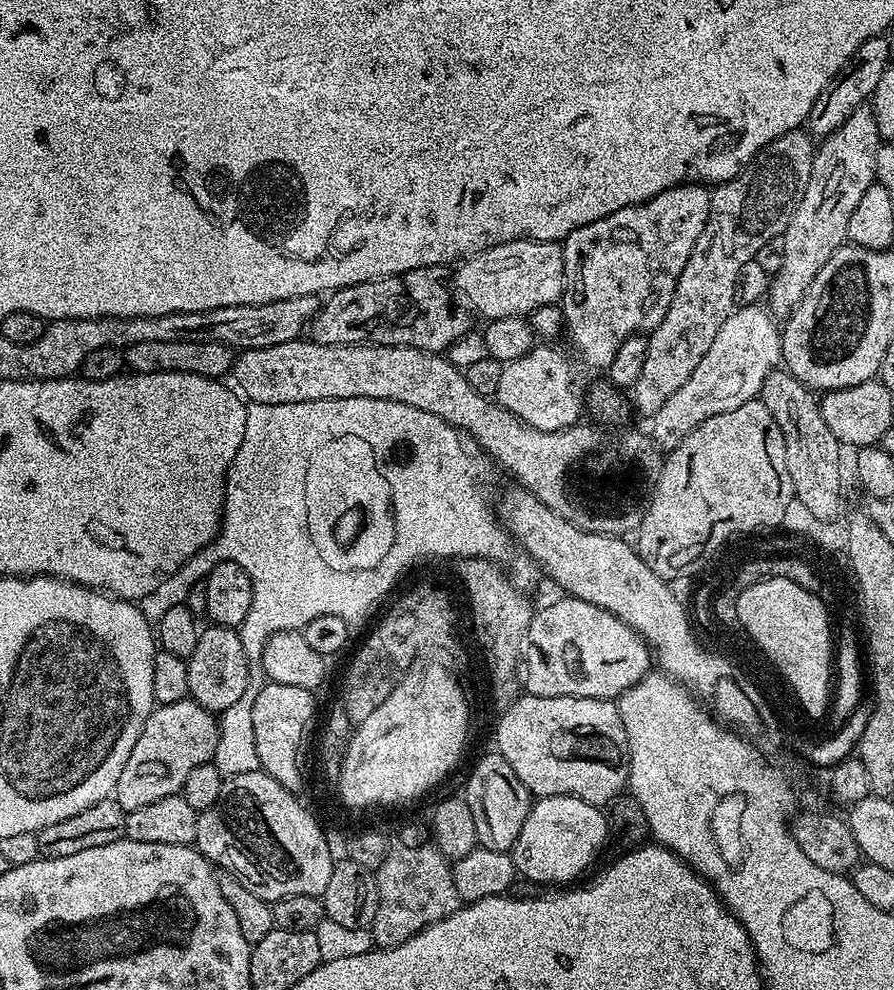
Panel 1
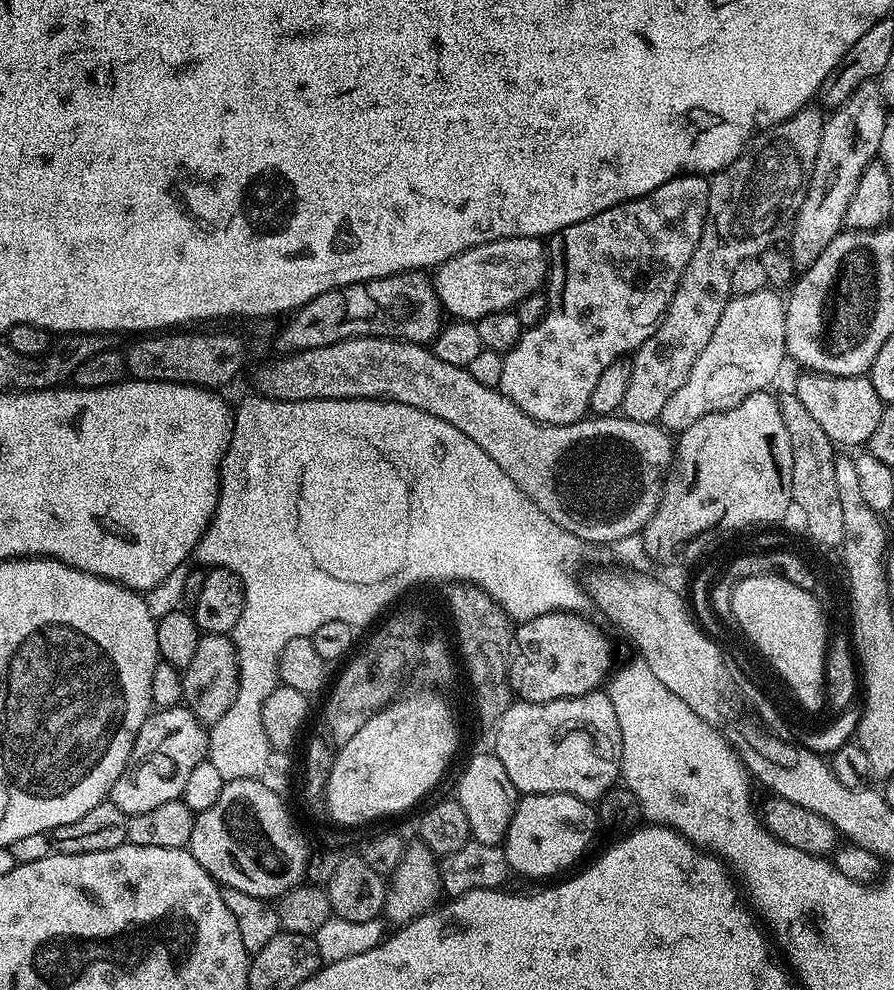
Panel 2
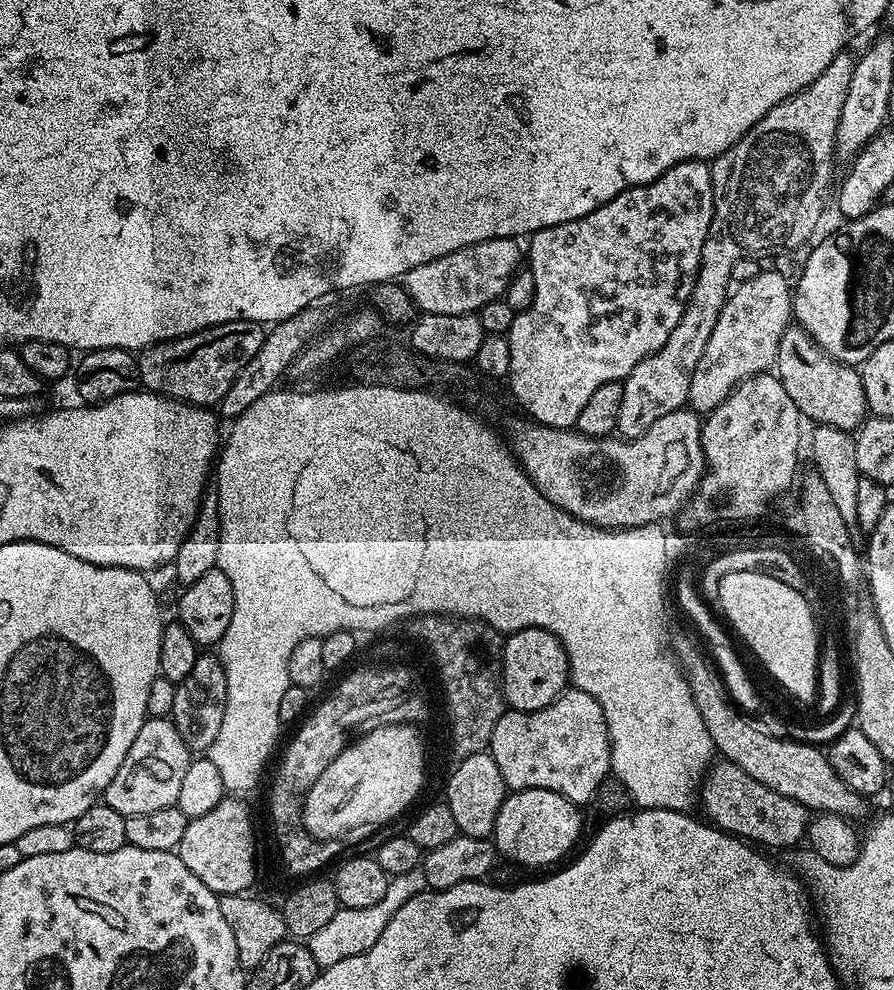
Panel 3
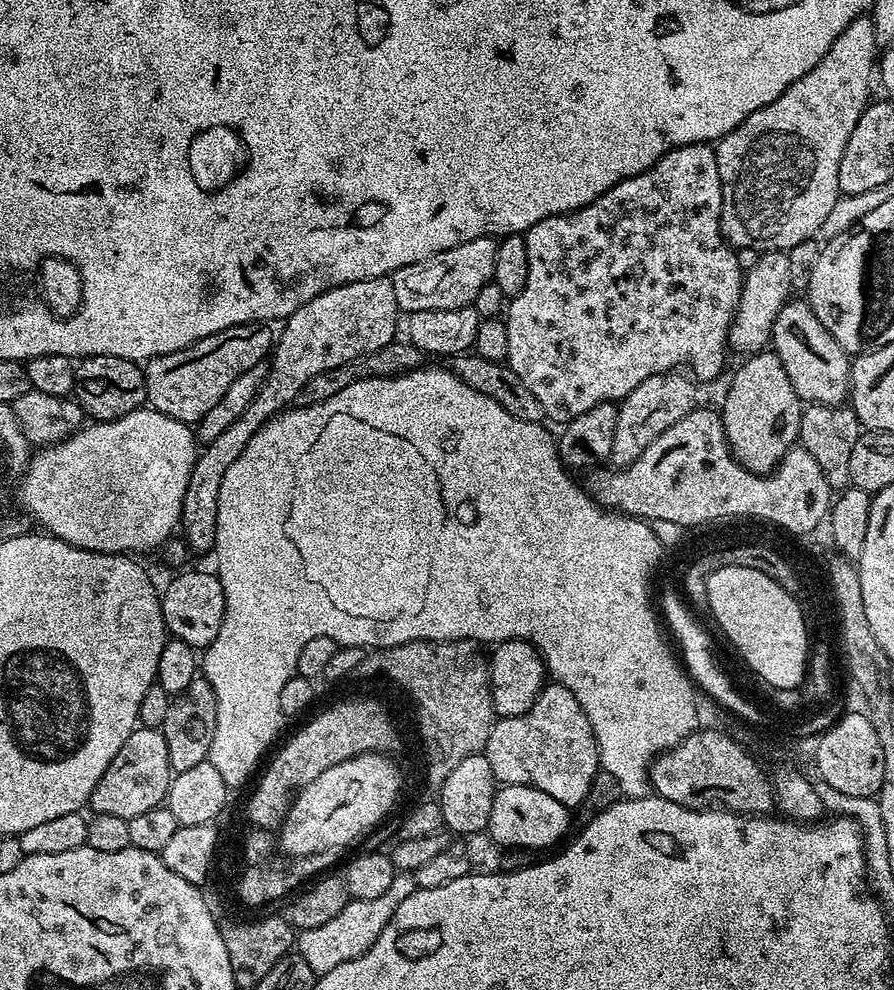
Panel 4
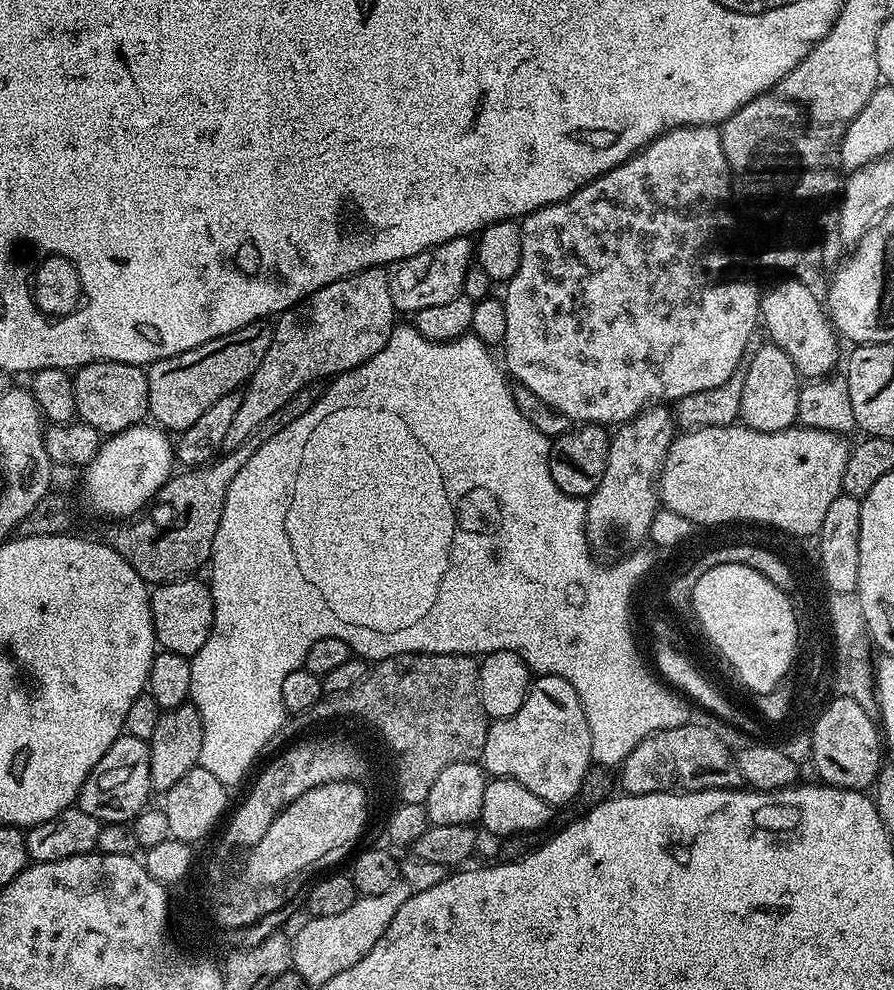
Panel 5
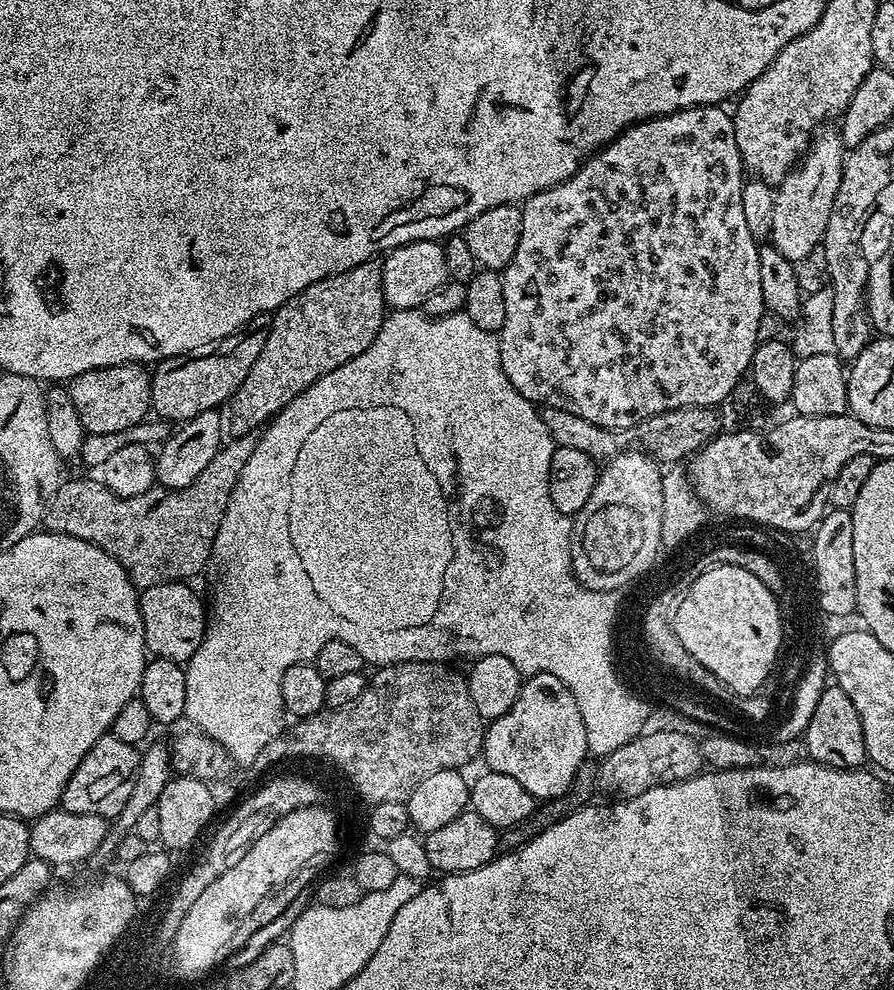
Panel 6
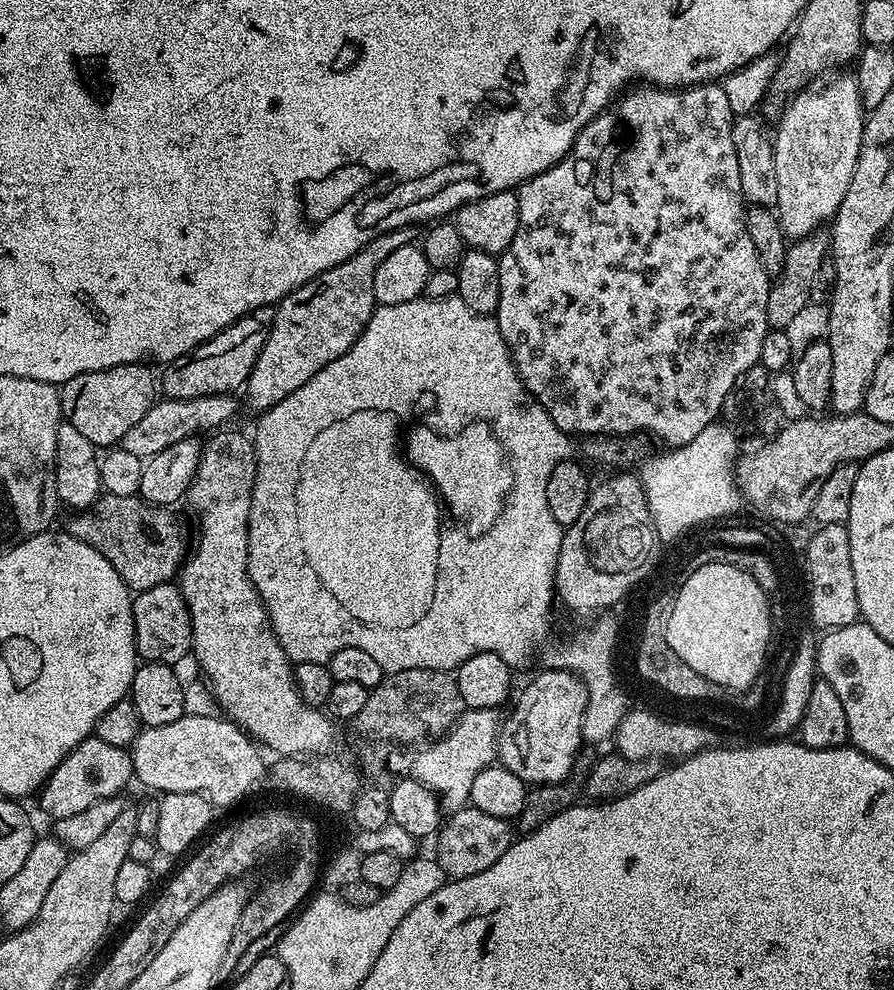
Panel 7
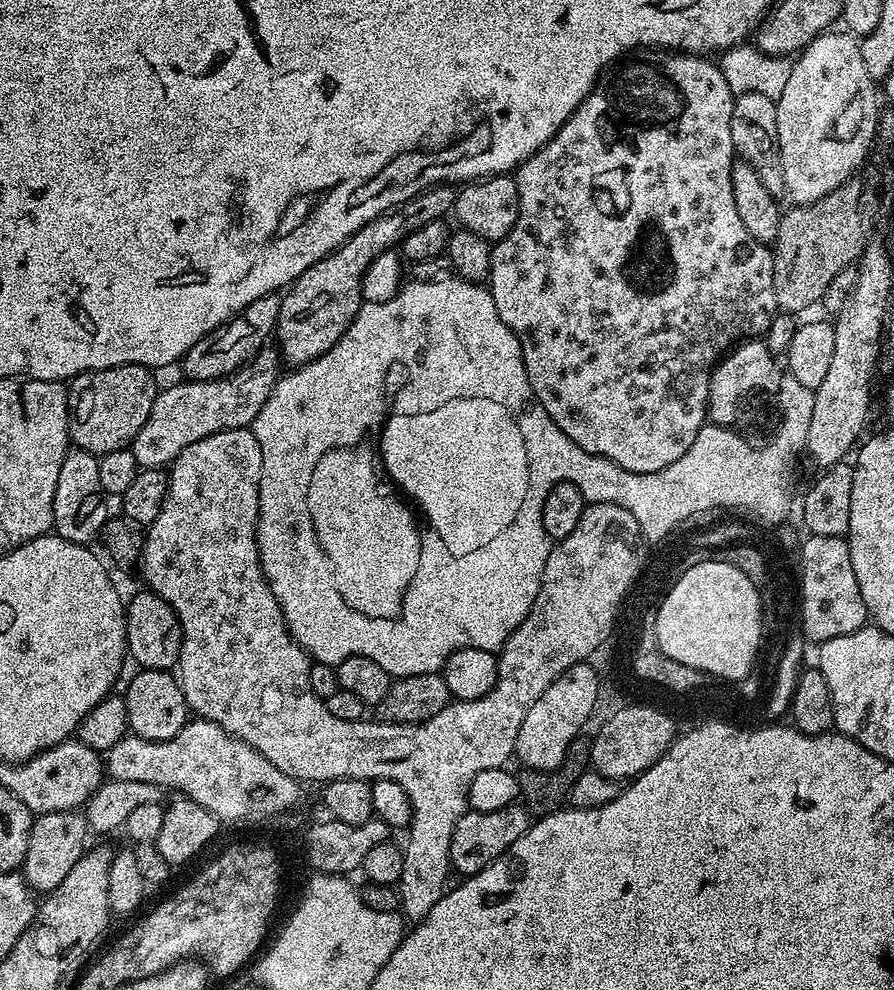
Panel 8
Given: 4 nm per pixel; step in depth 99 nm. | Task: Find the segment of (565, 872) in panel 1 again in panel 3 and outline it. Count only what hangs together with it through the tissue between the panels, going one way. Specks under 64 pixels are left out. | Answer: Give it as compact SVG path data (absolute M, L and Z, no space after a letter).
M521 788L509 791L498 810L492 831L497 853L525 869L559 865L564 855L576 844L580 836L580 812L562 794L541 788Z

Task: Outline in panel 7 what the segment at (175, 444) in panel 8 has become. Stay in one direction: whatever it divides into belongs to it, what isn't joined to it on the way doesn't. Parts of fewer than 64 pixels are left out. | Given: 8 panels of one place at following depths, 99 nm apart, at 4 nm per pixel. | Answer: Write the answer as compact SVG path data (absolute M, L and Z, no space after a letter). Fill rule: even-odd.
M235 395L226 396L203 396L202 398L190 398L189 400L157 399L142 414L142 419L130 426L126 434L122 434L118 447L130 454L141 458L147 458L158 454L158 450L166 450L166 446L174 446L174 442L182 442L182 438L200 436L204 432L211 433L219 429L236 412ZM220 424L220 425L219 425ZM212 428L212 429L211 429Z

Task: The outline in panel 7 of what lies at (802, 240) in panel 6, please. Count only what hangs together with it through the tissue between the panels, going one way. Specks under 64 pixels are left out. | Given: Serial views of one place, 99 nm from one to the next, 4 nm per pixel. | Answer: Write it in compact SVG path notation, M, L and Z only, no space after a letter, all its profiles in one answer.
M844 74L833 75L829 84L817 83L795 93L780 125L774 128L774 169L778 178L774 211L785 237L793 241L811 236L831 221L842 206L842 198L846 198L846 190L850 190L854 166L858 166L866 109L855 75L840 75Z

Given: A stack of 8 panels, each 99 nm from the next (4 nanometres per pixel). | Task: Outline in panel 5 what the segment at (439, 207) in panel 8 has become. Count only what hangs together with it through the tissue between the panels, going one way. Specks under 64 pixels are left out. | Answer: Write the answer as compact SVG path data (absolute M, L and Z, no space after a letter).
M384 266L365 268L338 282L330 282L281 312L272 324L266 358L258 362L258 370L254 370L242 389L240 405L228 427L223 451L232 452L242 446L261 422L281 409L298 390L335 378L374 358L374 354L386 346L396 319L398 313L388 289L388 268Z

